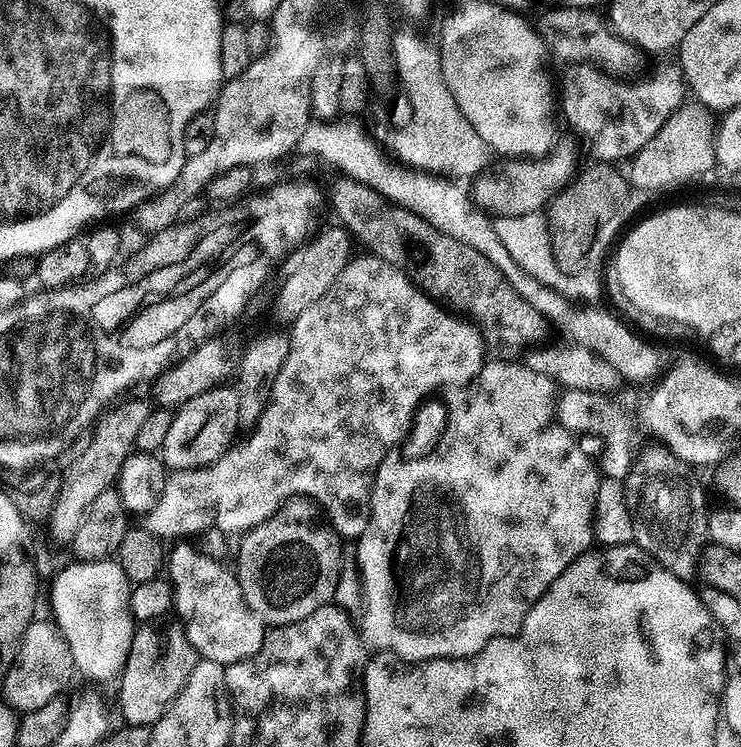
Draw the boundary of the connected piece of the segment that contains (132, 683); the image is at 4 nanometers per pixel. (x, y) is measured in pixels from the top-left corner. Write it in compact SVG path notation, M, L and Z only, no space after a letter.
M144 622L132 633L130 654L124 663L124 671L118 677L120 684L120 716L125 725L148 728L157 724L166 714L168 705L184 688L190 670L197 662L196 651L179 622Z

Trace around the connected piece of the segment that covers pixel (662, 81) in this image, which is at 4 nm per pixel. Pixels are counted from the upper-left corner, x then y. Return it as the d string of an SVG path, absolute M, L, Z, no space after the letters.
M592 62L568 64L565 69L564 77L558 80L558 112L559 115L560 112L564 115L564 120L572 127L573 134L584 143L585 150L596 162L624 162L633 157L686 100L684 72L676 62L658 65L649 76L644 76L641 80L619 80L608 73L611 71Z

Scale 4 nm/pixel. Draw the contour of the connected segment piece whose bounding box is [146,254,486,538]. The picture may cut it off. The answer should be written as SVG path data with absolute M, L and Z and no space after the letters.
M371 254L360 255L348 261L346 270L342 270L342 274L338 274L334 286L330 290L326 290L326 294L322 294L322 298L318 298L318 302L314 302L314 306L302 310L302 314L298 314L298 318L291 321L288 337L290 350L286 354L286 362L282 362L282 370L278 370L278 374L272 380L272 387L267 389L266 403L260 415L251 425L253 428L248 440L237 439L224 453L224 456L218 458L210 466L194 470L178 470L169 475L158 506L146 518L146 526L154 535L161 538L169 538L168 536L192 538L192 535L195 537L214 527L229 534L243 534L254 526L266 522L266 518L273 516L280 509L281 504L292 499L293 496L303 496L304 499L311 500L313 504L317 505L337 536L358 538L364 533L368 525L368 505L372 502L372 478L385 456L389 455L391 448L388 447L398 443L407 434L408 427L412 424L412 415L415 414L420 399L430 395L435 388L450 383L451 380L457 384L456 386L467 384L478 374L478 370L486 362L486 355L484 356L484 340L480 337L481 329L471 319L452 310L447 312L444 309L447 307L443 303L437 302L427 292L413 284L408 279L408 275L395 268L393 264L387 264L386 261Z

